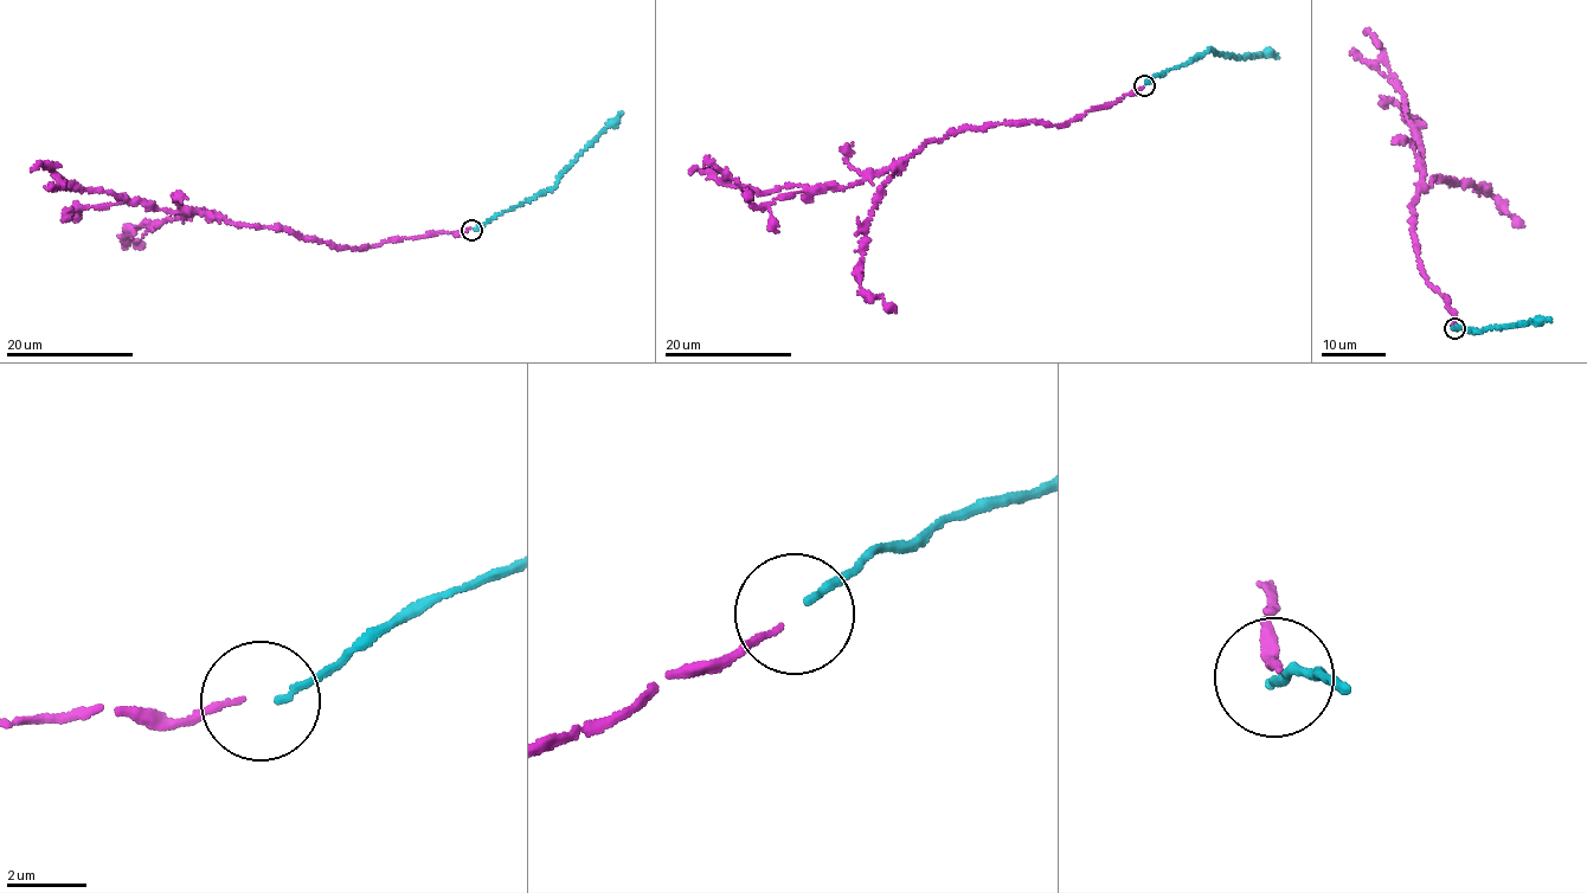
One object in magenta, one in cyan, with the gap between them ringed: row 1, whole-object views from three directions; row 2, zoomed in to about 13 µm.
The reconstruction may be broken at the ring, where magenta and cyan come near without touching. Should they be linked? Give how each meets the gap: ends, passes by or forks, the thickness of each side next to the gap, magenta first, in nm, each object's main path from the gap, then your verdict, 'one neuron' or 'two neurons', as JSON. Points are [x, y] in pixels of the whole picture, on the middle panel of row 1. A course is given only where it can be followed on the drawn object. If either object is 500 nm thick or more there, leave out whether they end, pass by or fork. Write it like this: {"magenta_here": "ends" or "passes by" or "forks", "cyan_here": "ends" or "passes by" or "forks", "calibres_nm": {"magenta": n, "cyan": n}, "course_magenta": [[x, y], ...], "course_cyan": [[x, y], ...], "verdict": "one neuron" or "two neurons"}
{"magenta_here": "ends", "cyan_here": "ends", "calibres_nm": {"magenta": 130, "cyan": 160}, "course_magenta": [[1142, 87], [1066, 124], [1004, 122], [926, 141], [880, 172], [837, 188], [785, 186], [760, 193], [691, 173]], "course_cyan": [[1145, 83], [1212, 50], [1224, 55], [1277, 56]], "verdict": "one neuron"}

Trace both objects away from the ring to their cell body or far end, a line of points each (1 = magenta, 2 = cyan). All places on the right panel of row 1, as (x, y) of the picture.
1: (1456, 327), (1446, 297), (1421, 271), (1413, 232), (1409, 206), (1422, 173), (1417, 135), (1381, 44), (1366, 33)
2: (1453, 328), (1463, 327), (1477, 333), (1550, 319)

